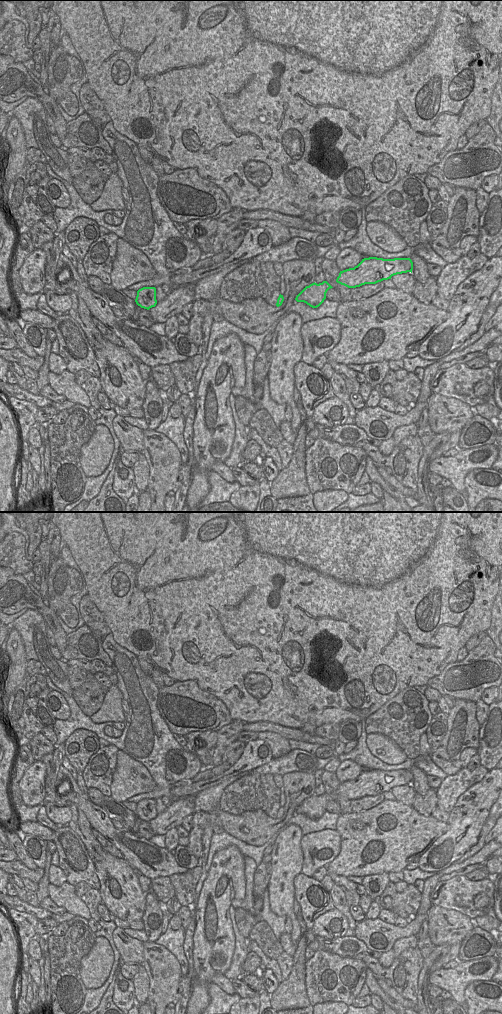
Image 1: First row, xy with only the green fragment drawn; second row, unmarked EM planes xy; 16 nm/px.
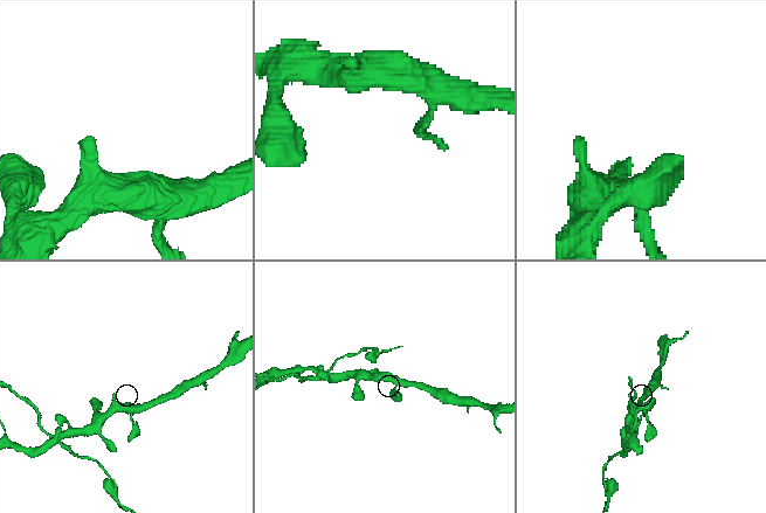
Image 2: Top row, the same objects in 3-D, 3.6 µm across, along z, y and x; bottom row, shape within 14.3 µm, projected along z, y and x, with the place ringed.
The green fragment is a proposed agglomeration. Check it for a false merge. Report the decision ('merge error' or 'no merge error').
no merge error

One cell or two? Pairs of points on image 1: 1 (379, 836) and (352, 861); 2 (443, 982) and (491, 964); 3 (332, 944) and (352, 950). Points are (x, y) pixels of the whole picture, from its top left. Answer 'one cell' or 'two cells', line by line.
1: one cell
2: one cell
3: one cell

